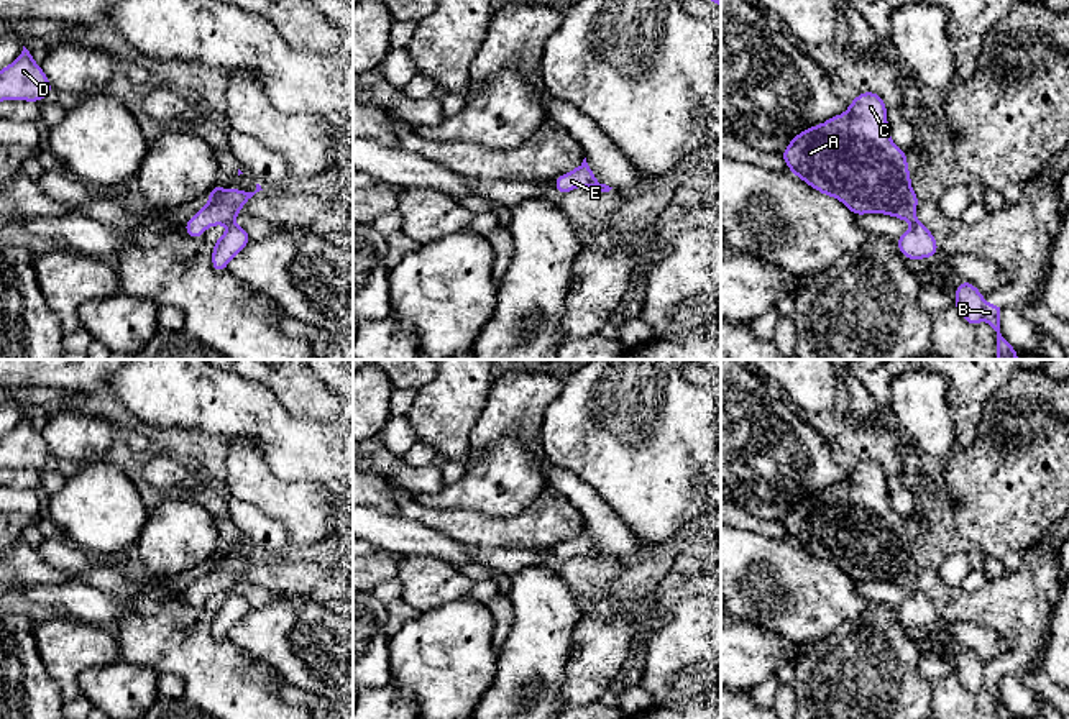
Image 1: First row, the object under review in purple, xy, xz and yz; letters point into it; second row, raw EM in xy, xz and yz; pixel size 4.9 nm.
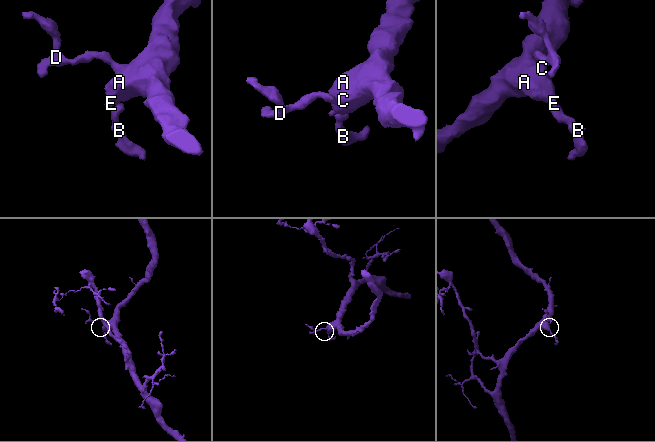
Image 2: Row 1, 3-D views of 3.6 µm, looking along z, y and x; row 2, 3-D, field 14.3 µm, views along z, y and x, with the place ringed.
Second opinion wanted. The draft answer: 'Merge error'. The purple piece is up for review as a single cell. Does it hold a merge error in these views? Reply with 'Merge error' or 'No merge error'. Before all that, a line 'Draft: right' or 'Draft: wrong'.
Draft: right
Merge error

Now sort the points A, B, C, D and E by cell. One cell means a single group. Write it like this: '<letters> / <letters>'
A C D E / B

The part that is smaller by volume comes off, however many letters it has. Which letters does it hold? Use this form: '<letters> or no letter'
B

